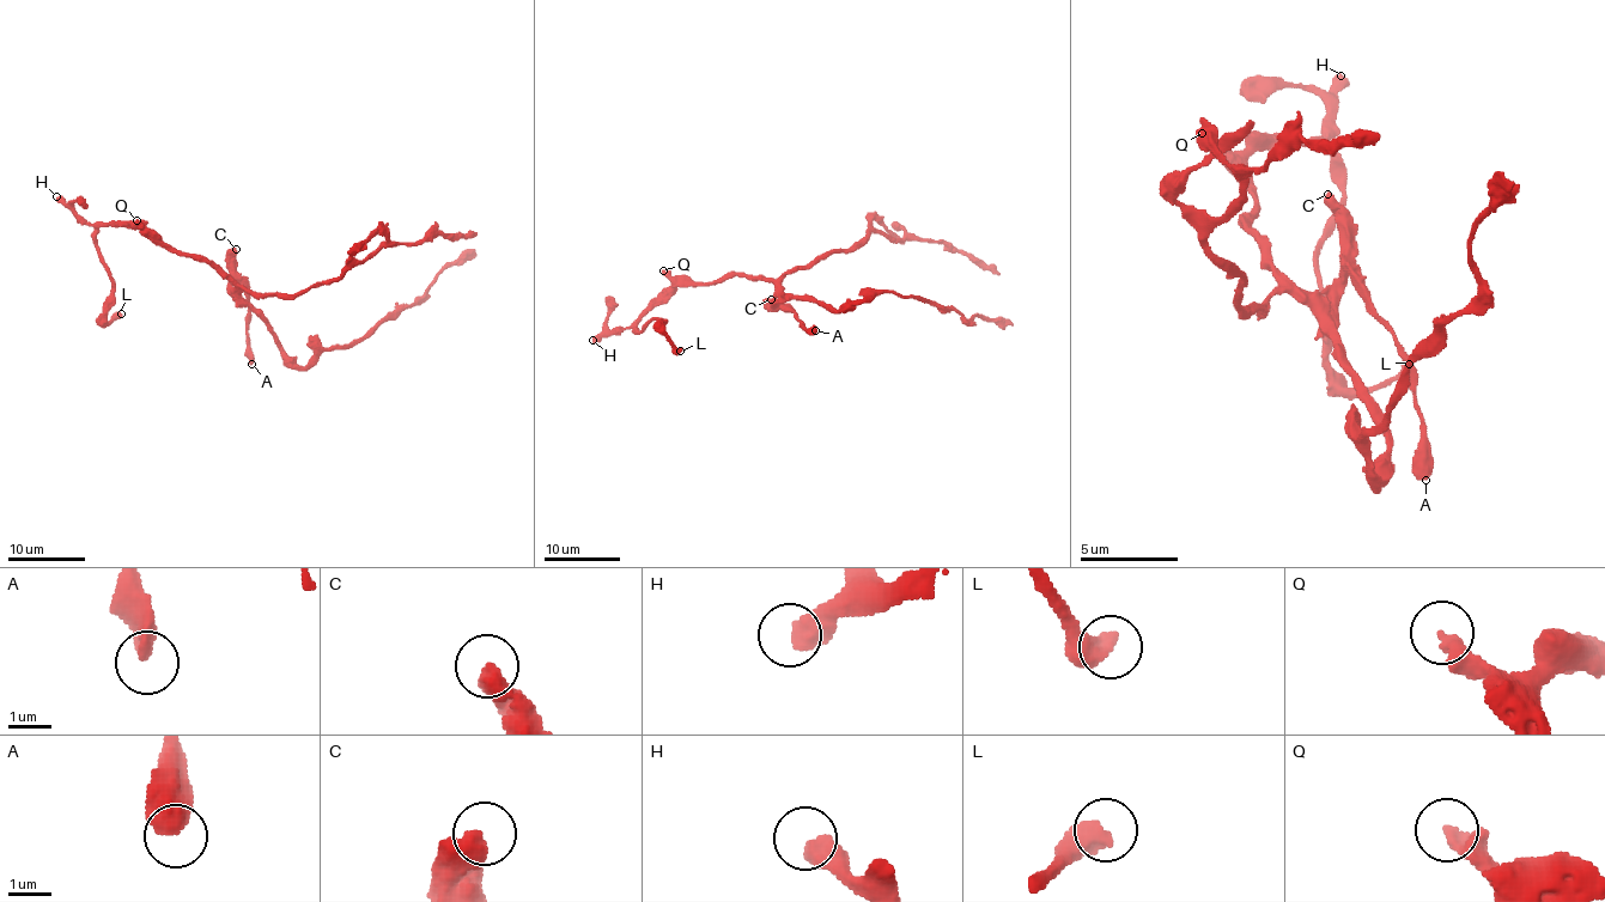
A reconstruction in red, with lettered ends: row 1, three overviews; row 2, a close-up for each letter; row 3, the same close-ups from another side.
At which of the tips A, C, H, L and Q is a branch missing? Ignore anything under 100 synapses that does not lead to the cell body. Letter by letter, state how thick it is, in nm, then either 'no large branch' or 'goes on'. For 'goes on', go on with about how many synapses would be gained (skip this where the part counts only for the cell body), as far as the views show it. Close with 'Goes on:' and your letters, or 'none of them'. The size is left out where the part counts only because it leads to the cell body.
A: 480 nm thick; no large branch
C: 500 nm thick; goes on; about 1500 synapses
H: 600 nm thick; no large branch
L: 360 nm thick; no large branch
Q: 340 nm thick; no large branch
Goes on: C

